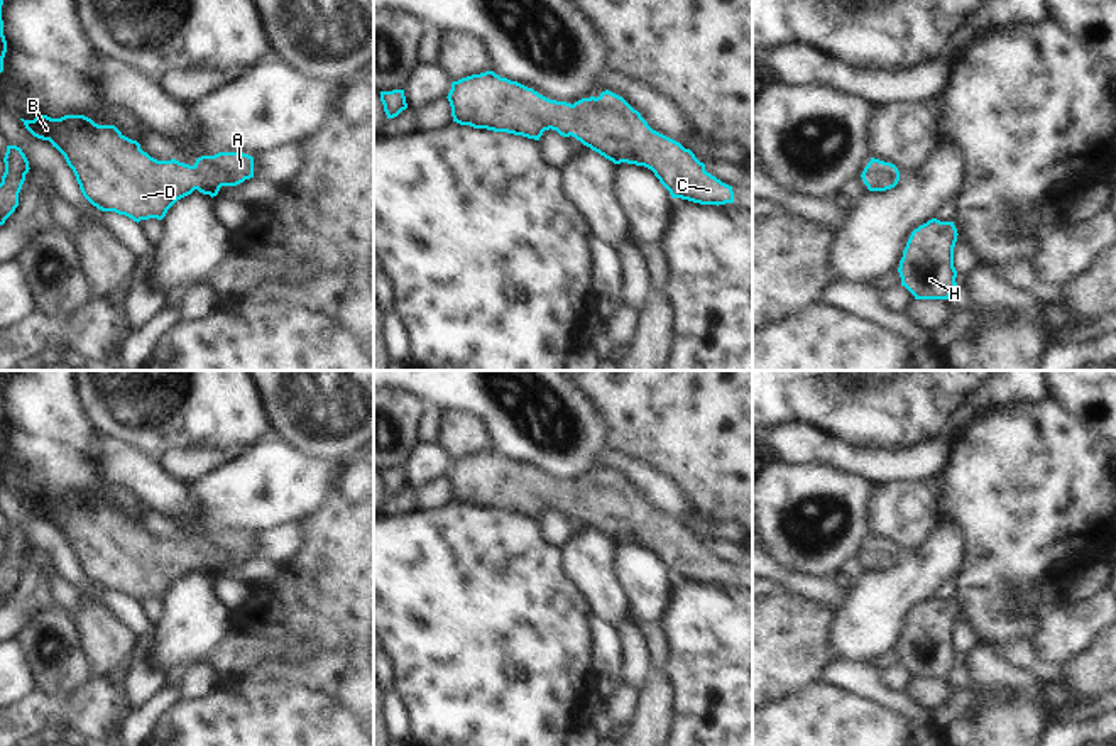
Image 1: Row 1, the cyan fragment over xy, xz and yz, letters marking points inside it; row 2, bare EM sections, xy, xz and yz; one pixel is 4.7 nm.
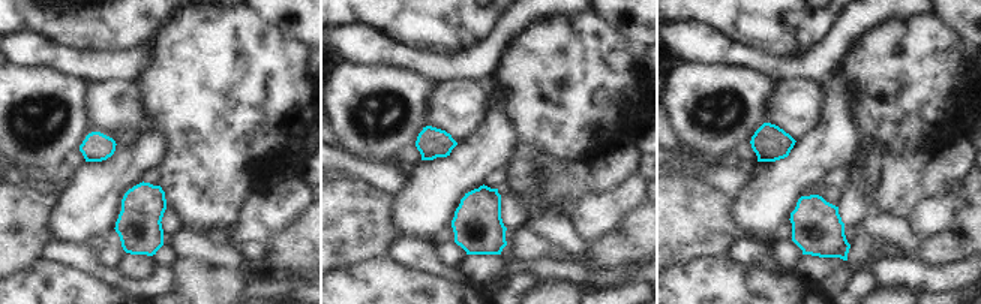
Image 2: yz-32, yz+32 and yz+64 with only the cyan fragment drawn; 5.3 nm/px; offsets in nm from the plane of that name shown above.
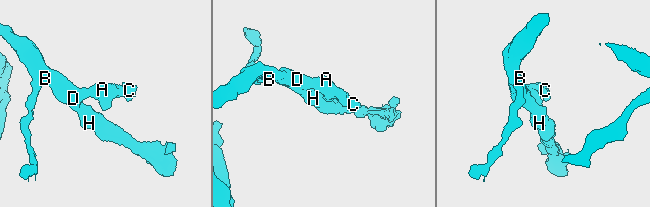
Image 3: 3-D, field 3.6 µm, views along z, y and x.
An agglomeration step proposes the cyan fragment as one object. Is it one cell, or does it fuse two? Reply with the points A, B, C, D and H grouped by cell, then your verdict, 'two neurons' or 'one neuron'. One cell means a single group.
A B C D H; one neuron

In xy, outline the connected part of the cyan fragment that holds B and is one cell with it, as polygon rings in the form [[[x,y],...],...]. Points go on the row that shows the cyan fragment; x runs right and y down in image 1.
[[[85,115],[20,120],[34,137],[49,140],[64,156],[93,206],[137,223],[162,220],[178,200],[194,189],[213,198],[222,186],[254,178],[254,157],[243,152],[201,156],[189,166],[176,159],[157,161],[115,125],[98,125]]]

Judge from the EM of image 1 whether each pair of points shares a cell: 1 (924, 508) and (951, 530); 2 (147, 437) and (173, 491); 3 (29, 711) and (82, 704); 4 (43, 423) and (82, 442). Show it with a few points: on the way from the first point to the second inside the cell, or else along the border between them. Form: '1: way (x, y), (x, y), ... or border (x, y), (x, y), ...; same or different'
1: border (940, 521), (913, 550); different
2: border (124, 444), (158, 462); different
3: way (43, 711), (68, 711); same
4: way (53, 433), (60, 440), (71, 440); same

